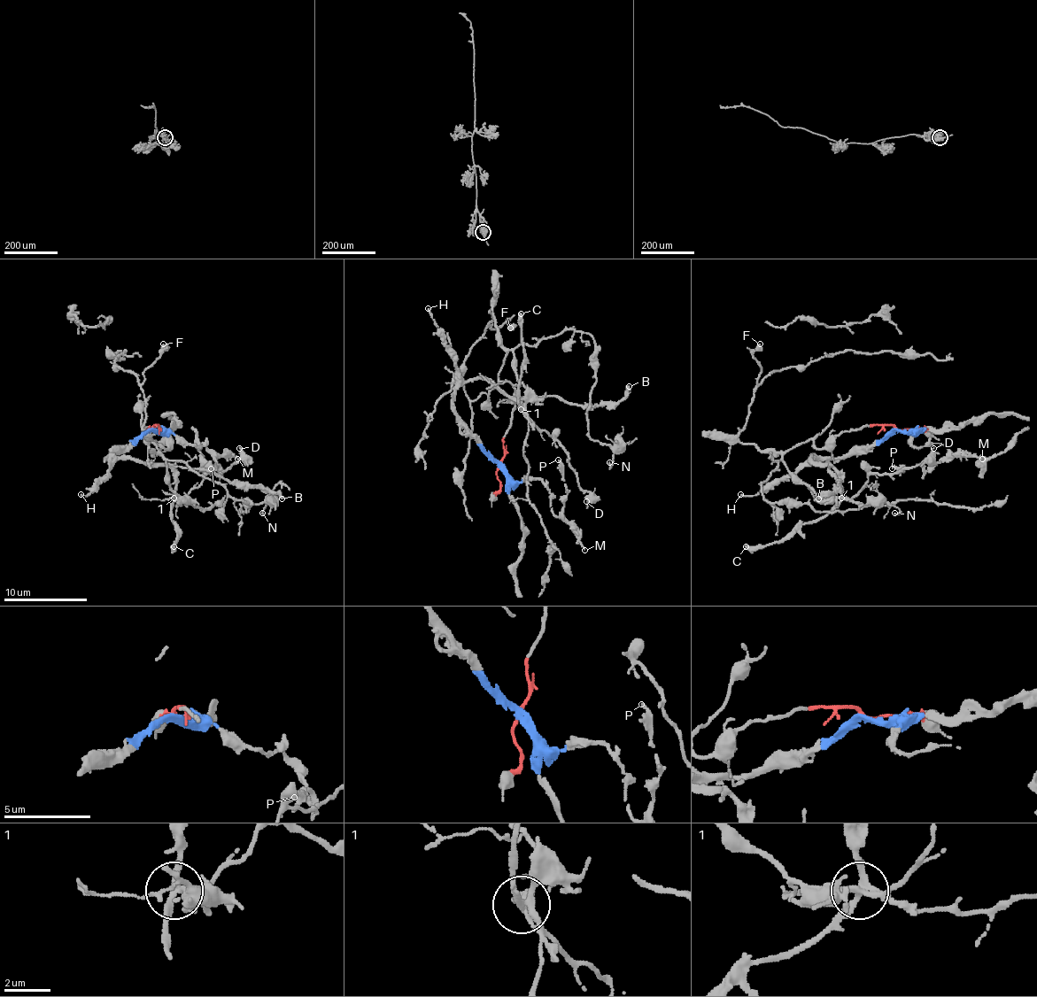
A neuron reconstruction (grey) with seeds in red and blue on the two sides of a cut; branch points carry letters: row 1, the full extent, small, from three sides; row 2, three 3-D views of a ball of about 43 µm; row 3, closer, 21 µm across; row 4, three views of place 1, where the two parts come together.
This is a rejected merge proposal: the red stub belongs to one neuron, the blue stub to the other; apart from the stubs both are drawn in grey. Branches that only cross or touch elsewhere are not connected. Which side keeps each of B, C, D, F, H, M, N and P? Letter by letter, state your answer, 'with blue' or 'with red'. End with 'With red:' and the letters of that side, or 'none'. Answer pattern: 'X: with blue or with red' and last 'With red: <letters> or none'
B: with blue
C: with blue
D: with red
F: with red
H: with blue
M: with blue
N: with red
P: with blue
With red: D, F, N

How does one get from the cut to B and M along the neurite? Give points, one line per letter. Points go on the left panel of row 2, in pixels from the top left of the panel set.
B: (151, 428), (135, 444), (119, 448), (107, 458), (207, 468), (230, 481), (267, 487), (282, 498)
M: (151, 428), (172, 433), (195, 448), (203, 444), (218, 454), (230, 454), (236, 458)

